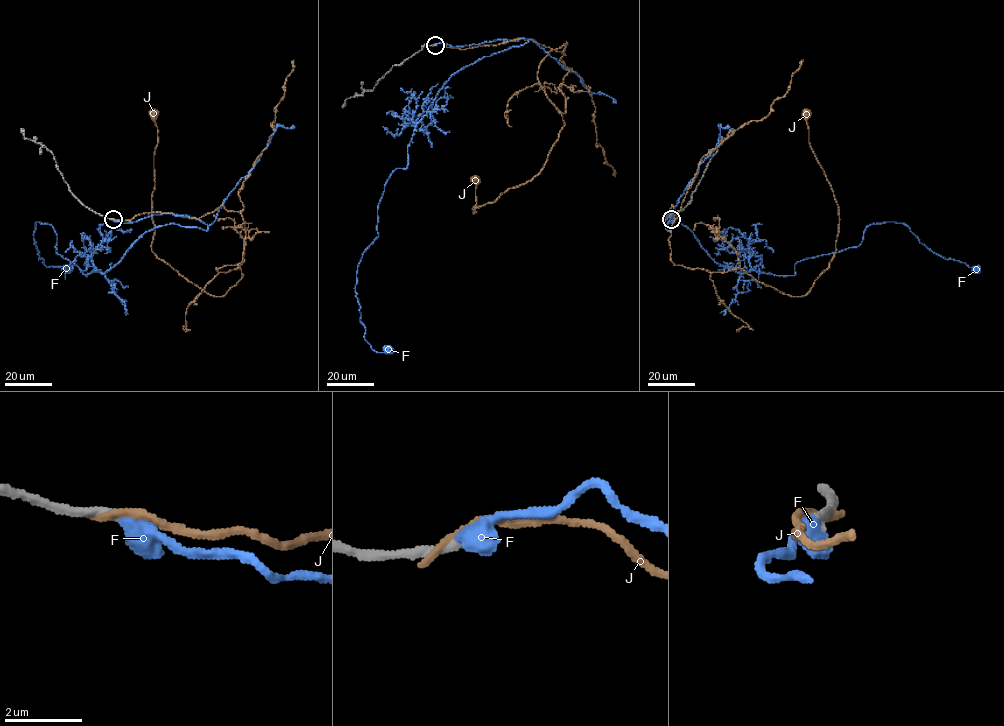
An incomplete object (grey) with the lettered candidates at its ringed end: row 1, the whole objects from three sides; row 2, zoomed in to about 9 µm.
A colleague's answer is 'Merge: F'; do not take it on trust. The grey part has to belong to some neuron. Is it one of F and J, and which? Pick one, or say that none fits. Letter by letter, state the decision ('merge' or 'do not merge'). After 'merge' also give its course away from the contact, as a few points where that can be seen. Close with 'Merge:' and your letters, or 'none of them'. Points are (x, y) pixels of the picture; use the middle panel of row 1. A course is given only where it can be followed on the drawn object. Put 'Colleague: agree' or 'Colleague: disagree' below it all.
F: merge; it runs (435, 45), (529, 39), (454, 73), (415, 126), (406, 167), (386, 182), (355, 287), (364, 338), (388, 350)
J: do not merge
Merge: F
Colleague: agree

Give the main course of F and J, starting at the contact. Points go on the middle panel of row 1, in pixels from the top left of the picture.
F: (435, 45), (529, 39), (454, 73), (415, 126), (406, 167), (386, 182), (355, 287), (364, 338), (388, 350)
J: (434, 45), (522, 38), (560, 51), (566, 42), (538, 70), (564, 123), (541, 171), (473, 212), (475, 179)

